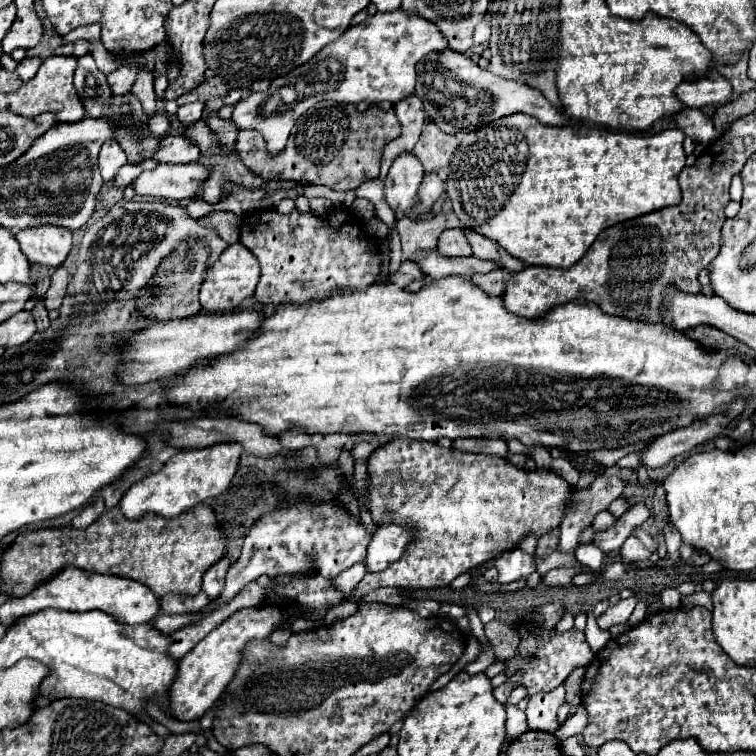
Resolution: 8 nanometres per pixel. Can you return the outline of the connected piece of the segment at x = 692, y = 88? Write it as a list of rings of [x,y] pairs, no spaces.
[[[711,68],[711,72],[707,76],[699,78],[699,80],[683,82],[675,94],[689,108],[703,108],[703,106],[711,106],[711,104],[729,102],[733,88],[725,76],[721,76],[717,70]]]

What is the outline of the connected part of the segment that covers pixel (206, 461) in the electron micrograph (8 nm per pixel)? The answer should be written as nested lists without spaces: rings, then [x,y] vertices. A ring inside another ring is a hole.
[[[215,444],[213,448],[205,450],[181,452],[169,462],[165,462],[159,472],[135,482],[123,496],[119,508],[127,520],[139,520],[149,512],[159,514],[167,520],[179,518],[193,506],[205,502],[207,498],[219,496],[231,484],[241,452],[243,448],[239,444]]]

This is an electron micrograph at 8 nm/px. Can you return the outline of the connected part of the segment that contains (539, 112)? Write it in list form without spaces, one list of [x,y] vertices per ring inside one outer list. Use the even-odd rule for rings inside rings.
[[[443,50],[439,56],[431,54],[429,66],[419,66],[417,70],[417,86],[415,94],[423,100],[425,112],[429,118],[447,134],[455,134],[455,130],[475,130],[481,128],[497,118],[509,116],[509,114],[529,114],[535,116],[539,122],[549,124],[549,126],[563,126],[565,120],[559,110],[555,110],[537,88],[529,88],[527,84],[513,82],[513,80],[503,80],[489,70],[483,70],[473,62],[471,58],[463,56],[461,52],[455,50]]]

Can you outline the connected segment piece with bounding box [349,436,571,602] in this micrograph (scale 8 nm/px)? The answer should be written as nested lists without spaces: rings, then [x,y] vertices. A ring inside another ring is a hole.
[[[393,438],[391,442],[387,442],[385,446],[377,448],[371,456],[369,456],[369,462],[367,462],[367,470],[369,470],[369,500],[367,500],[367,508],[373,516],[373,520],[381,520],[381,524],[387,524],[387,522],[395,522],[395,524],[401,524],[401,526],[417,526],[417,540],[413,540],[409,544],[409,548],[405,550],[405,556],[399,559],[397,562],[391,564],[391,568],[385,568],[381,572],[367,572],[365,578],[357,584],[357,588],[351,592],[351,598],[349,602],[361,602],[365,594],[377,590],[377,588],[383,588],[383,586],[399,586],[404,589],[419,589],[419,588],[438,588],[449,586],[451,580],[455,580],[457,576],[489,562],[489,560],[495,560],[497,556],[501,556],[503,552],[509,552],[513,548],[517,548],[521,544],[521,540],[525,536],[543,536],[547,534],[549,530],[557,528],[565,516],[565,508],[569,504],[569,498],[571,498],[571,484],[561,478],[561,476],[555,476],[553,470],[519,470],[515,468],[511,462],[499,458],[499,456],[485,456],[485,454],[469,454],[469,452],[459,452],[455,448],[441,448],[437,442],[427,442],[427,440],[413,440],[413,438]],[[393,472],[401,472],[401,476],[405,476],[405,480],[401,480],[401,484],[397,484],[397,480],[393,480]]]

